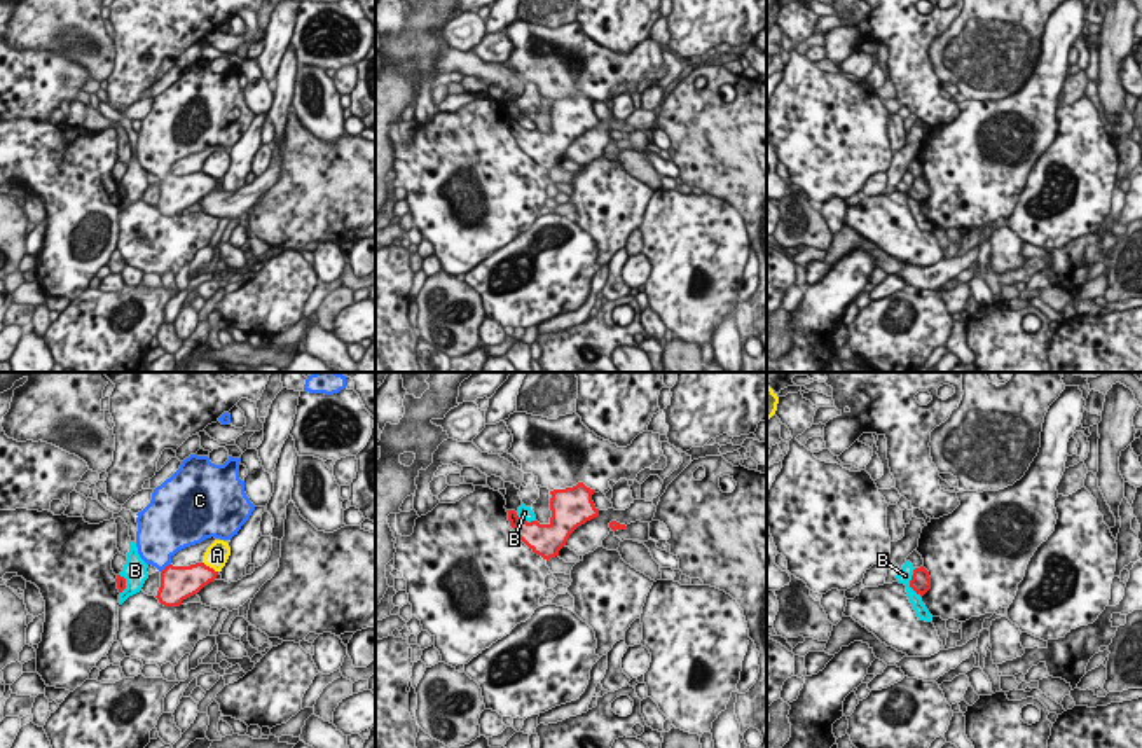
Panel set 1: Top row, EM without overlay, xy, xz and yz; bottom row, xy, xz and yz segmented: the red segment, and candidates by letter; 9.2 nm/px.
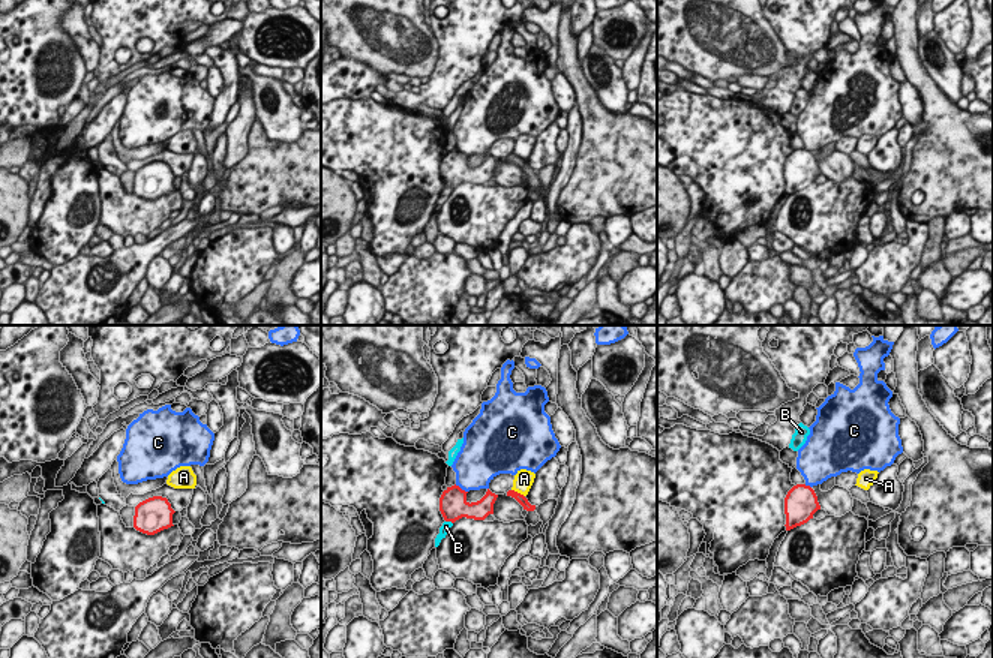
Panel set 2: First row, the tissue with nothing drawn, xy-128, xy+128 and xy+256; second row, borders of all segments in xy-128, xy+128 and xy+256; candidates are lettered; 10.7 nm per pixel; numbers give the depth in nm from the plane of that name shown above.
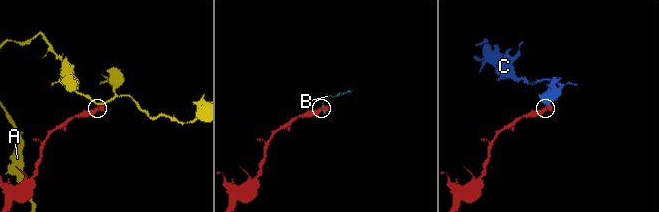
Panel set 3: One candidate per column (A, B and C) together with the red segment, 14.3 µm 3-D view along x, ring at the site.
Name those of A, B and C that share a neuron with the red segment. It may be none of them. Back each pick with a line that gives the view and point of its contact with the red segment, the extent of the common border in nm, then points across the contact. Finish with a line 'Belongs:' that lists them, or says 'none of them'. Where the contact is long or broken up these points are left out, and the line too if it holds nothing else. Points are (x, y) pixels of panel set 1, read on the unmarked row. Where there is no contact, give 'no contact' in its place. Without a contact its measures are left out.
C: meets red in xy at (165, 177); contact 130 nm long; runs through xy (177, 191), (165, 177), (158, 161), (158, 151)
Belongs: C

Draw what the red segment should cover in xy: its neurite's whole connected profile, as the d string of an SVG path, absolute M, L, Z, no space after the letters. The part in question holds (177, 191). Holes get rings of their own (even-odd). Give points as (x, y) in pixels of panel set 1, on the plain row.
M190 63L169 87L154 98L150 112L136 122L138 163L161 180L161 196L155 204L161 213L180 215L183 208L197 203L218 184L204 171L173 175L171 166L211 145L230 149L255 119L244 101L244 89L239 87L239 70L241 66L229 65L224 73L215 73L208 65Z

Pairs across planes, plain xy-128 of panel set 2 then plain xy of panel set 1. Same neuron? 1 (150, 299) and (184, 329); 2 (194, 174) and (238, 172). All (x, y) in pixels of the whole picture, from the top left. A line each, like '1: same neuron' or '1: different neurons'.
1: different neurons
2: same neuron

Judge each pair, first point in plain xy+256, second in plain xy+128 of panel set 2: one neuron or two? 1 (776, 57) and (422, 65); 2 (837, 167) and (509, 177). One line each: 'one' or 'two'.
1: one
2: one

